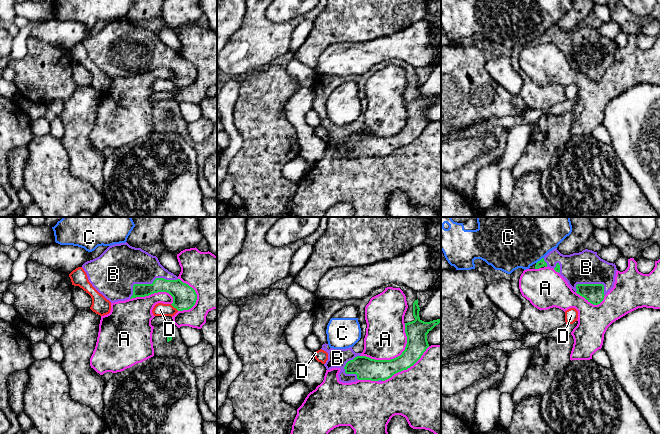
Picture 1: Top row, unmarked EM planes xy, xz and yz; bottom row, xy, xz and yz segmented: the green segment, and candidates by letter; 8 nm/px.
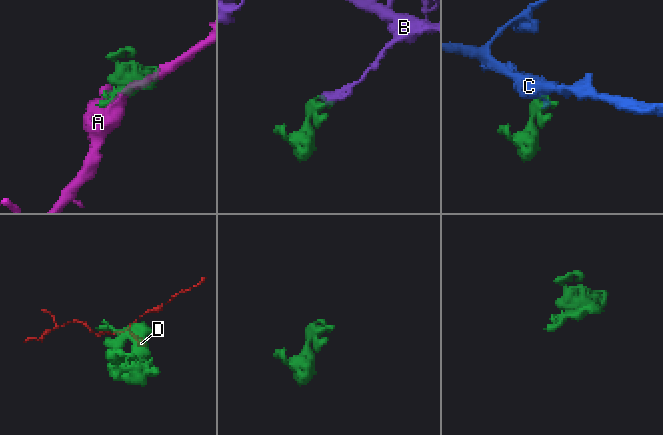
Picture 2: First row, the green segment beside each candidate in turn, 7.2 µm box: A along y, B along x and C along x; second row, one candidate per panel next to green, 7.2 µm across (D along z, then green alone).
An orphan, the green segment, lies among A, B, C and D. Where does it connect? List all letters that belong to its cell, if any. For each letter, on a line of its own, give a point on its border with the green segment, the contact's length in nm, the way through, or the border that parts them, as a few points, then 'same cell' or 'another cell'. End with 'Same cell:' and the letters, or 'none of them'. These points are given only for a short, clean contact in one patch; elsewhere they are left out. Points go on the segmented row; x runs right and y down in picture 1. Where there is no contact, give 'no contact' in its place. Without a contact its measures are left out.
A: contact xz (396, 357); length 460 nm; another cell
B: contact xy (148, 284); length 420 nm; same cell
C: contact yz (540, 260); length 80 nm; border yz (543, 257), (536, 263); another cell
D: contact xy (174, 307); length 90 nm; another cell
Same cell: B

